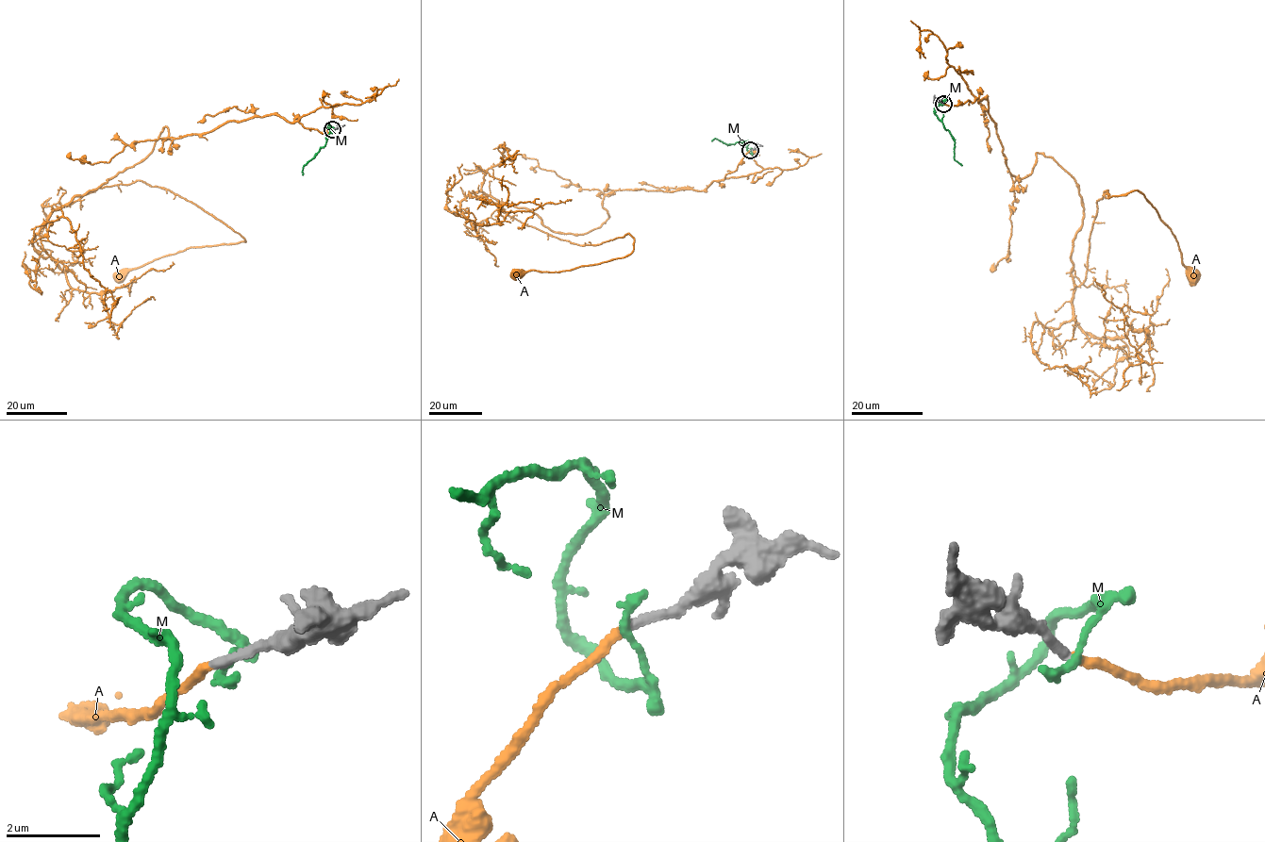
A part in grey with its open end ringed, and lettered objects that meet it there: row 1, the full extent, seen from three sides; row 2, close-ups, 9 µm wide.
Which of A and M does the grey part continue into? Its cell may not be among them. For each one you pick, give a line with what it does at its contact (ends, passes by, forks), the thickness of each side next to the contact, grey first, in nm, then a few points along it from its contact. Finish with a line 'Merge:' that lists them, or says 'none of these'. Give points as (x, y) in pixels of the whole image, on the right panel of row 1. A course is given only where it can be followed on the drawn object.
A: it ends | 190/180 nm | via (943, 104), (987, 99), (1012, 176), (1043, 154), (1073, 178), (1074, 285), (1107, 189), (1142, 193), (1192, 275)
Merge: A

